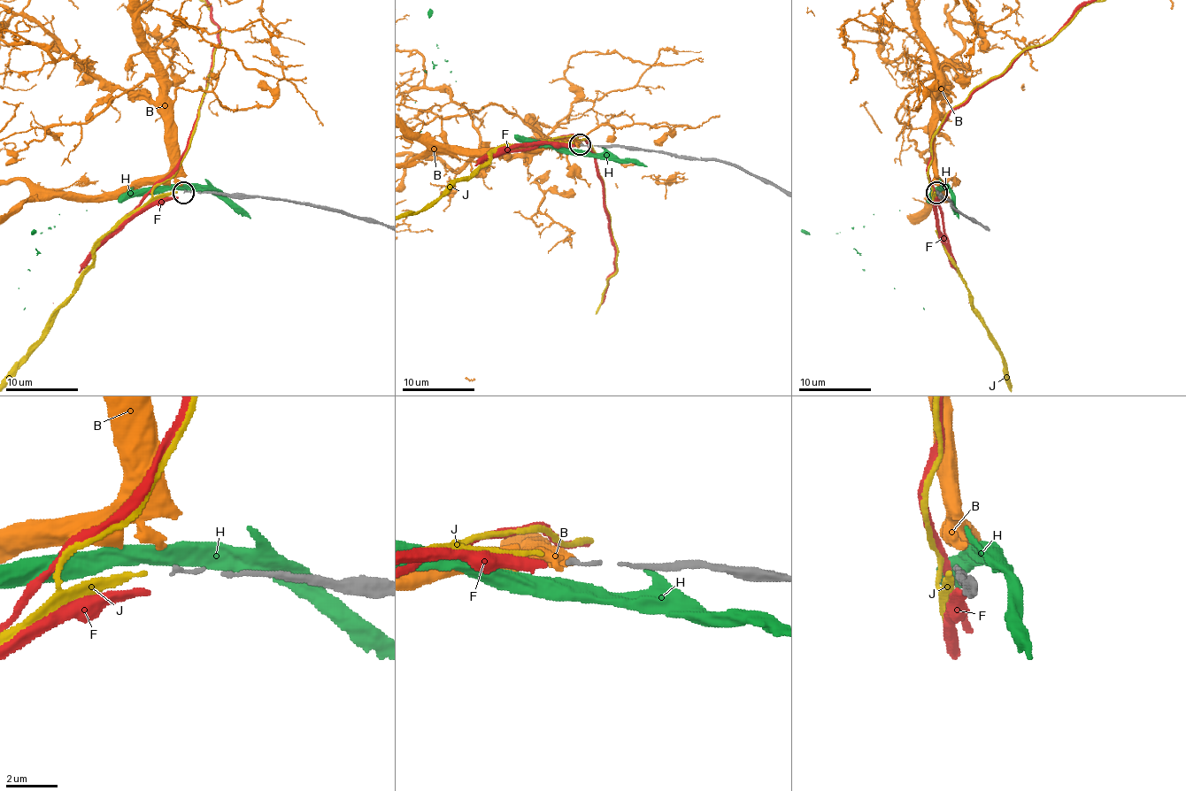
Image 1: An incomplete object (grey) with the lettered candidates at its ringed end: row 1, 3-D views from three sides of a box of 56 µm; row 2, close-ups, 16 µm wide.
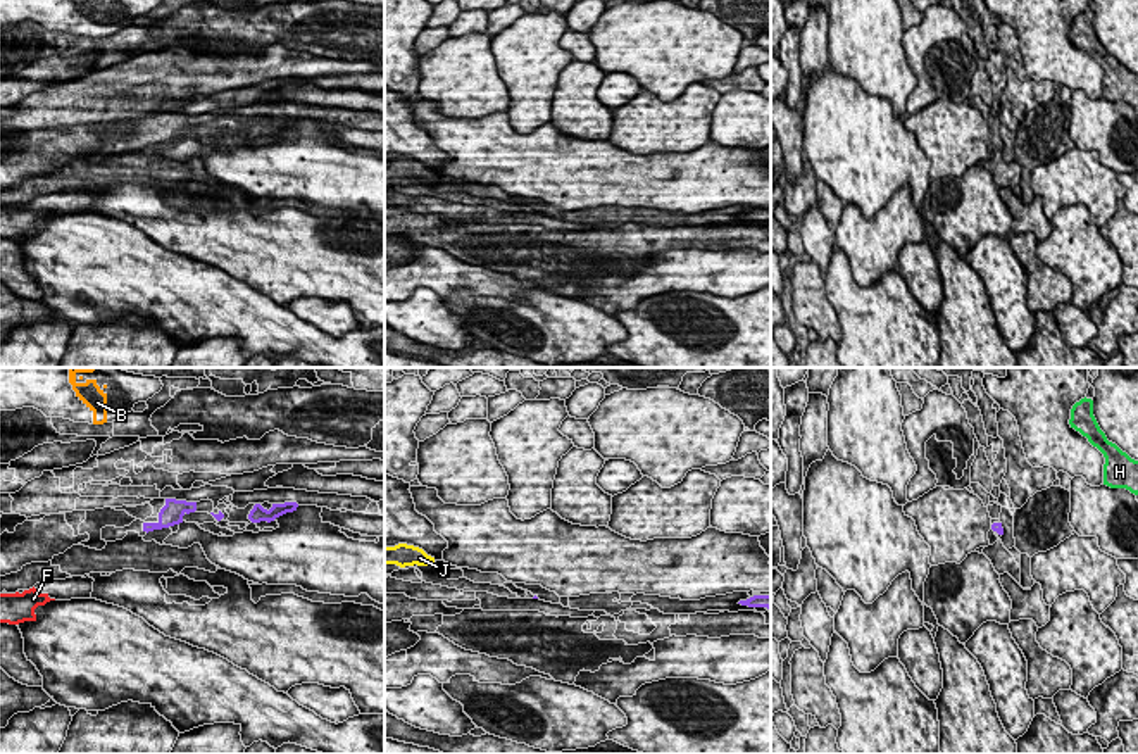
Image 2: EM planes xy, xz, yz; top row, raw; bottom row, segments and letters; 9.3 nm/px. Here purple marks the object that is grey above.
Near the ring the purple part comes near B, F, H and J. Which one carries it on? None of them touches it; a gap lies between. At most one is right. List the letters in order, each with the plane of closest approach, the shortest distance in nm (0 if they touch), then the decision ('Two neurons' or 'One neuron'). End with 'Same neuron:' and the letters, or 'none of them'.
B: Closest in xy. Distance 900 nm. Two neurons
F: Closest in xy. Distance 1050 nm. Two neurons
H: Closest in yz. Distance 1050 nm. Two neurons
J: Closest in xz. Distance 1000 nm. One neuron
Same neuron: J

